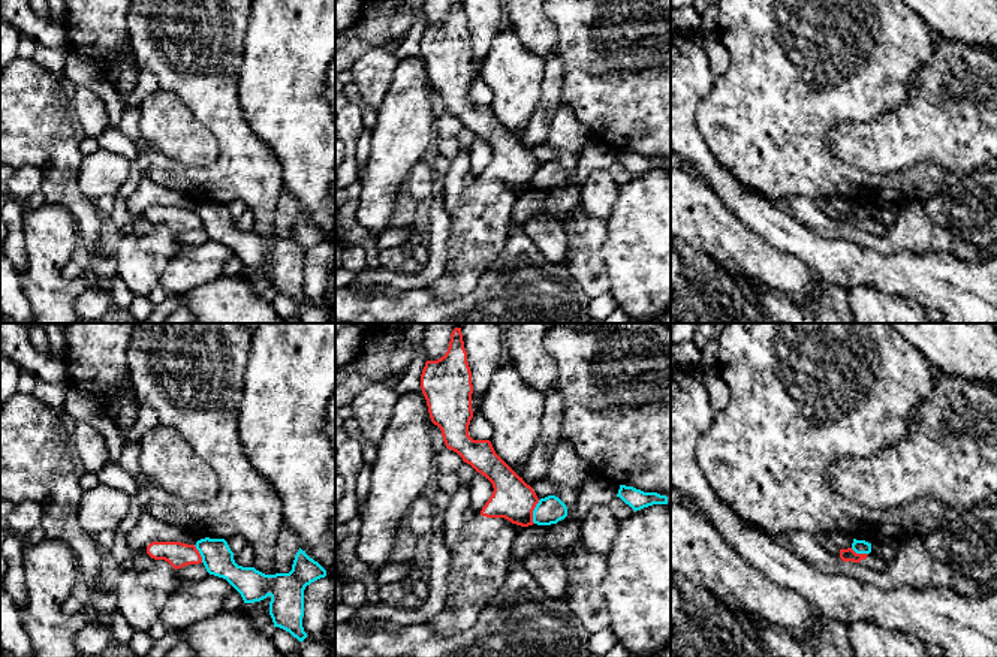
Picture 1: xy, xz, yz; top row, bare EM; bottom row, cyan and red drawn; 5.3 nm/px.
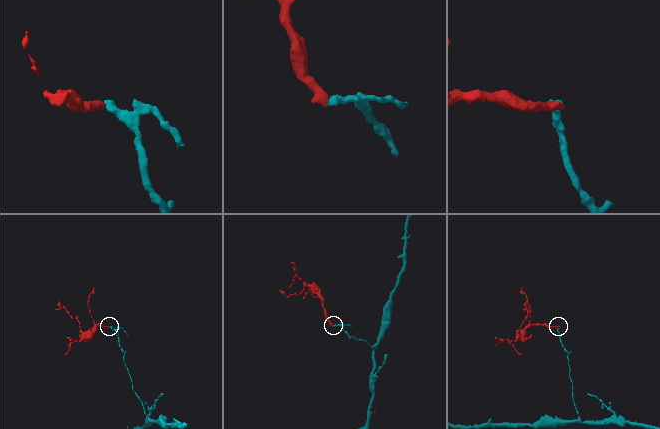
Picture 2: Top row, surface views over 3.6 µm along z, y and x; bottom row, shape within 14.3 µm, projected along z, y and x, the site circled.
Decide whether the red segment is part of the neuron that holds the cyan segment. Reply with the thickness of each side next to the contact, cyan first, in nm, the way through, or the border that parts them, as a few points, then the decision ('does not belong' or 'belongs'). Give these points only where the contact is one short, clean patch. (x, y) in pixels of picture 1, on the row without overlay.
150/220 nm | along xz (539, 165), (533, 175), (533, 187) | does not belong

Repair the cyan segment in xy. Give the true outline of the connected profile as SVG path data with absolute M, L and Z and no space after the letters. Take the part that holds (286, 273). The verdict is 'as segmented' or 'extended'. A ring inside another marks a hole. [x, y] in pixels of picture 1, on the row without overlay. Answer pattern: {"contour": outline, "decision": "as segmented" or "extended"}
{"contour": "M201 204L196 214L210 239L226 244L243 262L254 268L271 262L269 280L274 292L289 296L302 307L307 298L302 292L304 254L311 247L325 242L326 235L299 213L289 238L265 239L254 232L238 230L225 204Z", "decision": "as segmented"}

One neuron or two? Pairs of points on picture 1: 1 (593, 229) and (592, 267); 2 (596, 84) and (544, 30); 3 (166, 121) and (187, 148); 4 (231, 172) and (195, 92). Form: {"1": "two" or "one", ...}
{"1": "one", "2": "two", "3": "one", "4": "one"}

